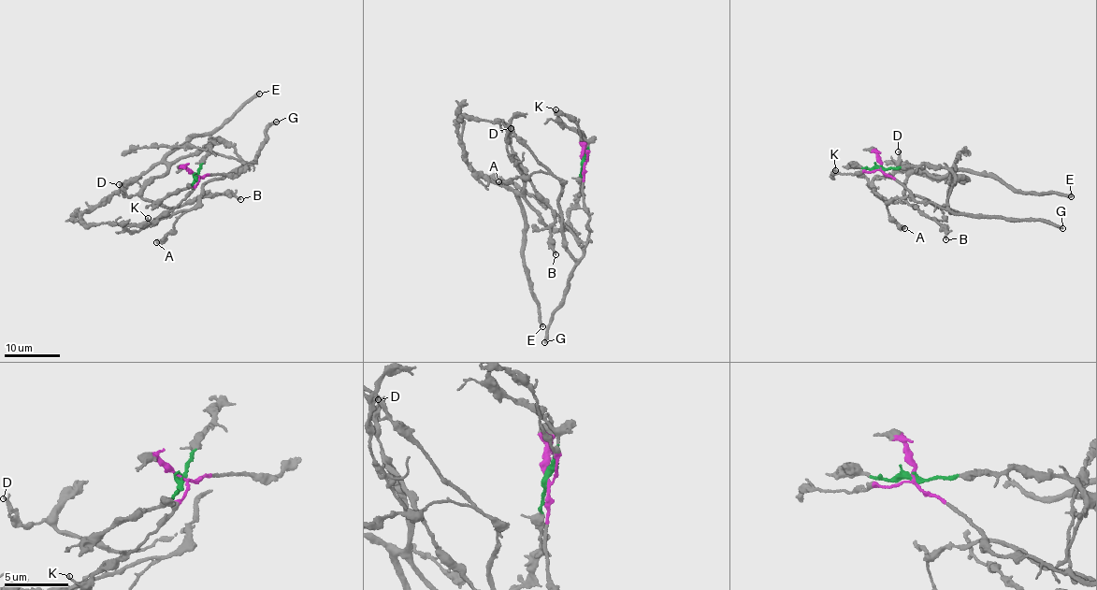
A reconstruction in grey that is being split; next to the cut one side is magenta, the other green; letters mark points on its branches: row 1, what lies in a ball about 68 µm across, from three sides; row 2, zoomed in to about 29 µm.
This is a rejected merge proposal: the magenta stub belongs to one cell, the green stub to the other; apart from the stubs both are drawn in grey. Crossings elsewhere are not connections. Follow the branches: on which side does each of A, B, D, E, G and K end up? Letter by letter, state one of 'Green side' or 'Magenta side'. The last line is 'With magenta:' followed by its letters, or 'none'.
A: Magenta side
B: Green side
D: Green side
E: Green side
G: Magenta side
K: Magenta side
With magenta: A, G, K

